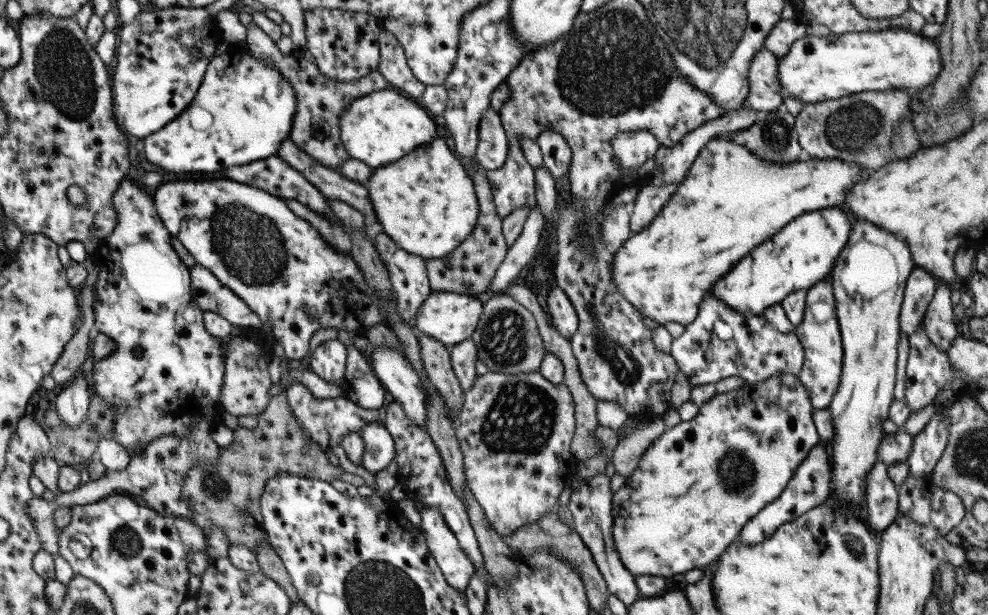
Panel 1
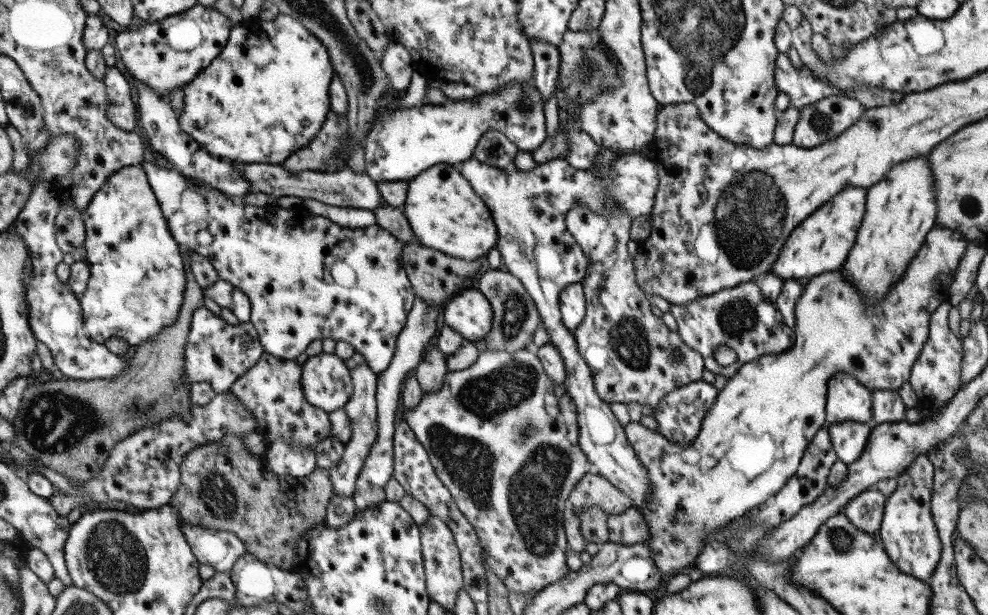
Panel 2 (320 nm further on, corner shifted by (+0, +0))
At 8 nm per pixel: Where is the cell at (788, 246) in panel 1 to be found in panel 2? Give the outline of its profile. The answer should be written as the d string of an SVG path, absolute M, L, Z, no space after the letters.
M846 186L802 220L787 236L769 273L783 280L803 282L818 274L839 270L855 243L863 220L866 193L863 187Z

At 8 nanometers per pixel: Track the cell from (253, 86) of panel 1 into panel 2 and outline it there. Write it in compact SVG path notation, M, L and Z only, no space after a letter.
M278 12L275 18L270 21L262 21L259 18L245 21L232 27L225 46L219 51L219 54L205 68L195 74L185 86L180 88L184 91L183 109L181 109L181 115L177 115L177 126L214 159L241 162L241 164L281 165L292 152L305 147L315 137L315 134L319 133L319 129L321 129L321 125L323 125L330 110L327 92L332 76L334 76L334 70L321 41L318 41L291 15Z

